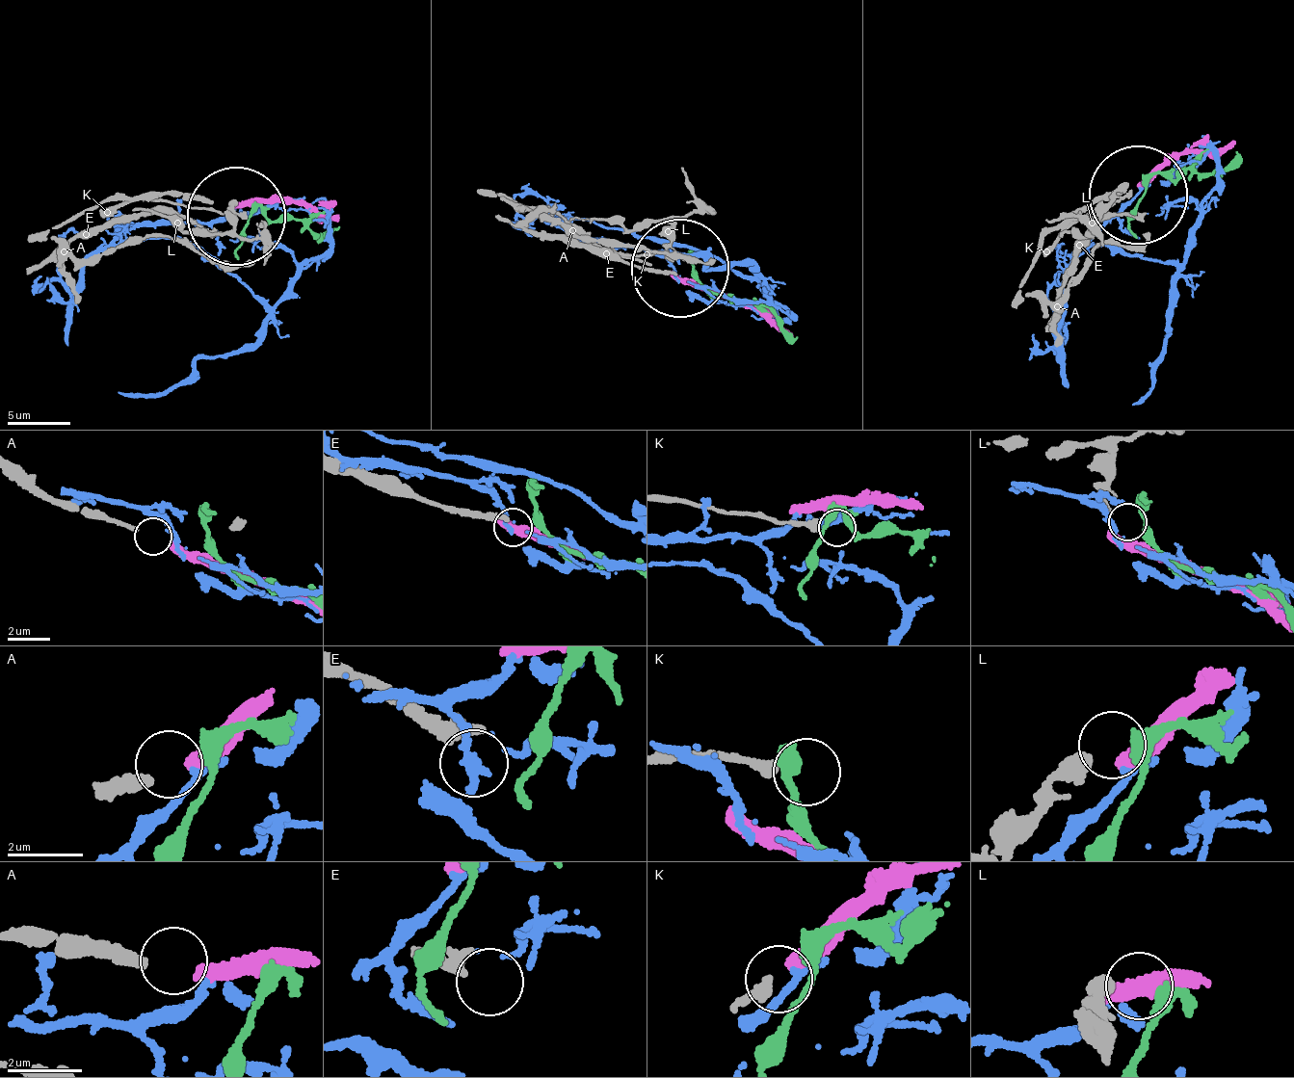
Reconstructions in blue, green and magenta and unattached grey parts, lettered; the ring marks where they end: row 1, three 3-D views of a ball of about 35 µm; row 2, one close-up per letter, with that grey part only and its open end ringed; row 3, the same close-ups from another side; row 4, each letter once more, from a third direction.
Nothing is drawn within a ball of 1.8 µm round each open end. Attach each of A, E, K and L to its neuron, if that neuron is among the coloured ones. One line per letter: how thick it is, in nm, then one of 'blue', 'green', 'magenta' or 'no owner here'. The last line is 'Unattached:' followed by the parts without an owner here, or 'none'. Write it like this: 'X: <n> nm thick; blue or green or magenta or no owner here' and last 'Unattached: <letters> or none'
A: 240 nm thick; magenta
E: 280 nm thick; no owner here
K: 280 nm thick; no owner here
L: 440 nm thick; green
Unattached: E, K

